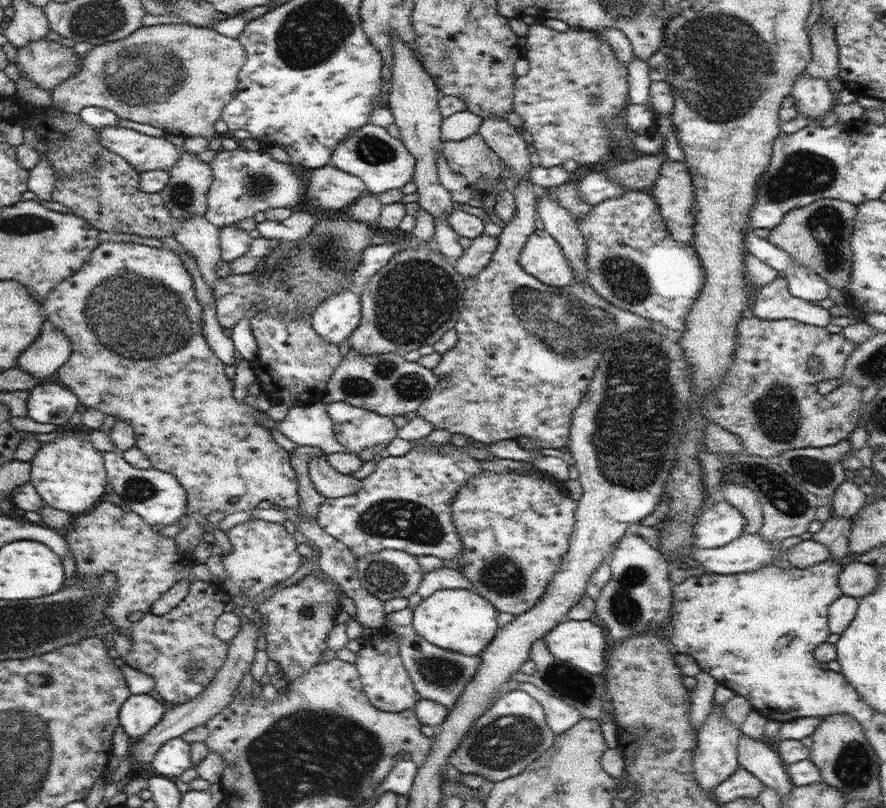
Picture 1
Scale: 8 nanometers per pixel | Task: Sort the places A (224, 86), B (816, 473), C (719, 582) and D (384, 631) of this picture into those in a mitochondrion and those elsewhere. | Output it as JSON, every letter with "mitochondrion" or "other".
{"A":"other","B":"mitochondrion","C":"other","D":"other"}

